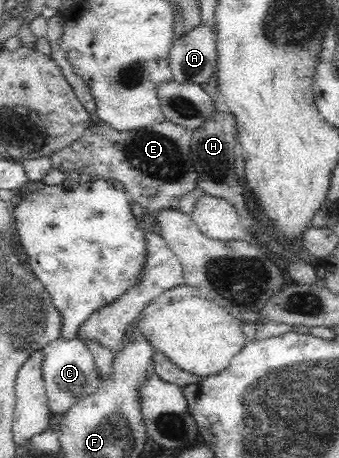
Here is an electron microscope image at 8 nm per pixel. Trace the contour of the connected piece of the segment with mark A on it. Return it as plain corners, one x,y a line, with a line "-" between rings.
216,21
200,23
182,34
175,33
167,58
173,80
201,84
216,74

